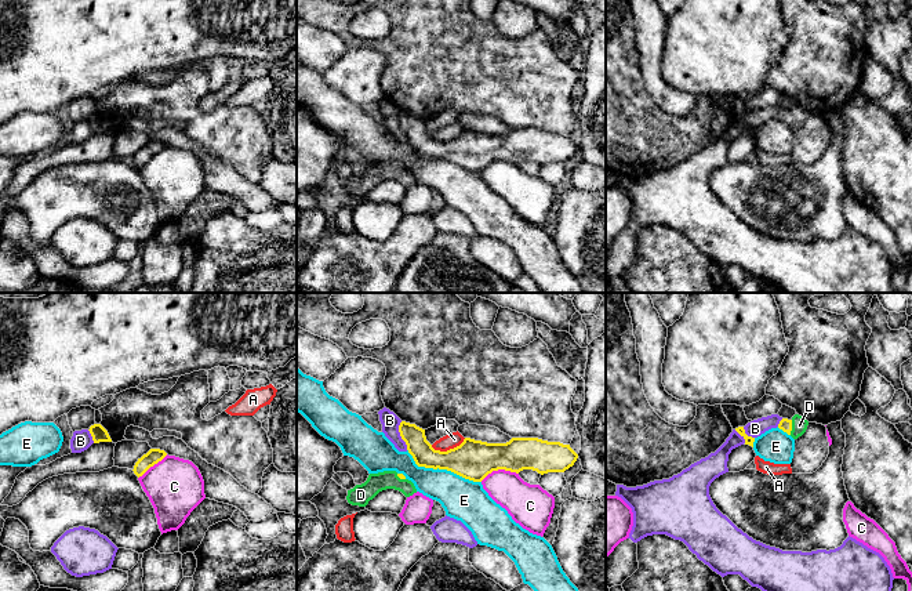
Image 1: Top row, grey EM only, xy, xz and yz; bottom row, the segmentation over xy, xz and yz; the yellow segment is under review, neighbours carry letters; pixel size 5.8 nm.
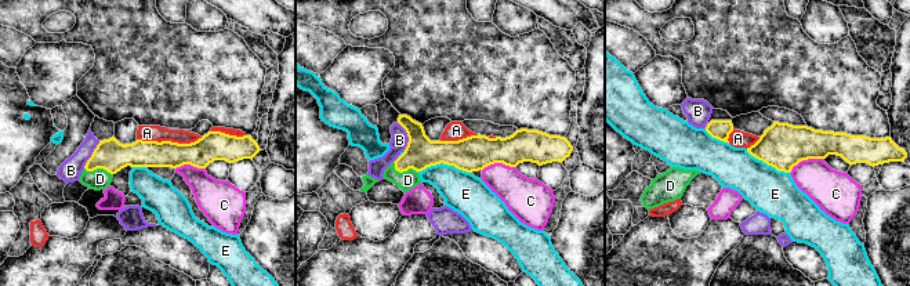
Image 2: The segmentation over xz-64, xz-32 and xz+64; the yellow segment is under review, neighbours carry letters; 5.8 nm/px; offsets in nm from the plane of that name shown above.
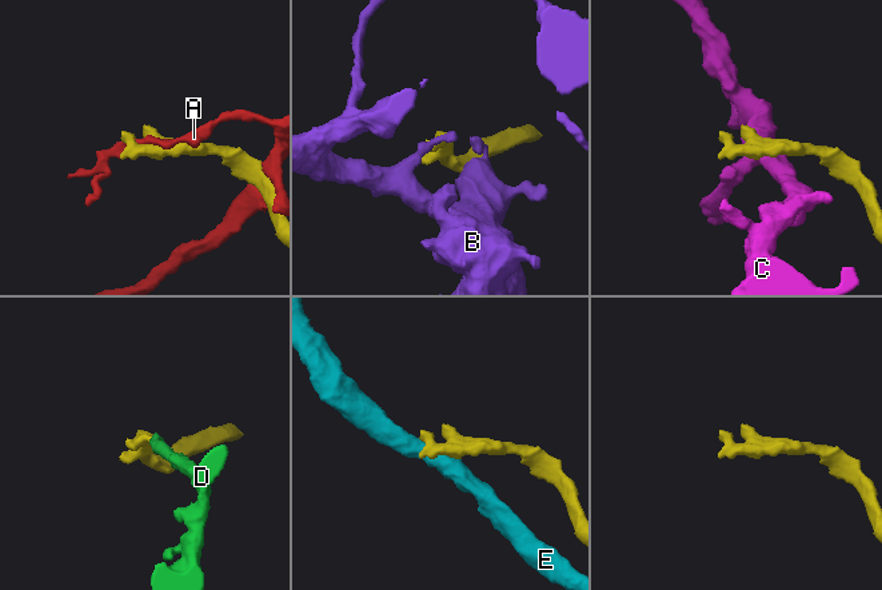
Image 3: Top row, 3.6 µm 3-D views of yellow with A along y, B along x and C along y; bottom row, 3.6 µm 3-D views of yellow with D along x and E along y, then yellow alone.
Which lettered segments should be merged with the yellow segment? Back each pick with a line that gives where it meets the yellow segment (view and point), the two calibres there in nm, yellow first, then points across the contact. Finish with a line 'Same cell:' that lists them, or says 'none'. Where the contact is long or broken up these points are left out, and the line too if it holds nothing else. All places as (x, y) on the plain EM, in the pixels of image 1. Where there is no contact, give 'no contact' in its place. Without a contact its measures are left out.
D: yz (791, 118) | 70/90 nm | across yz (785, 115), (791, 118), (799, 116)
Same cell: D

